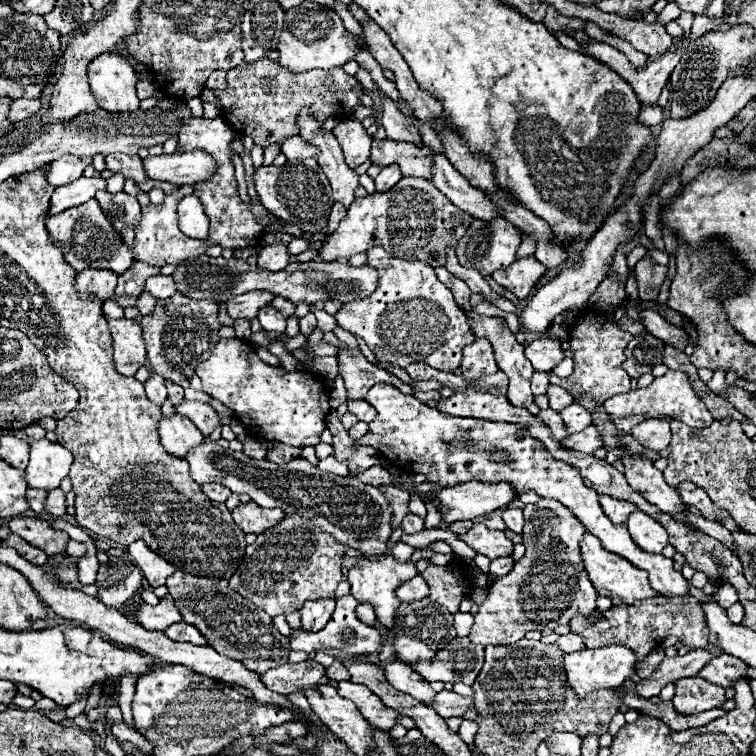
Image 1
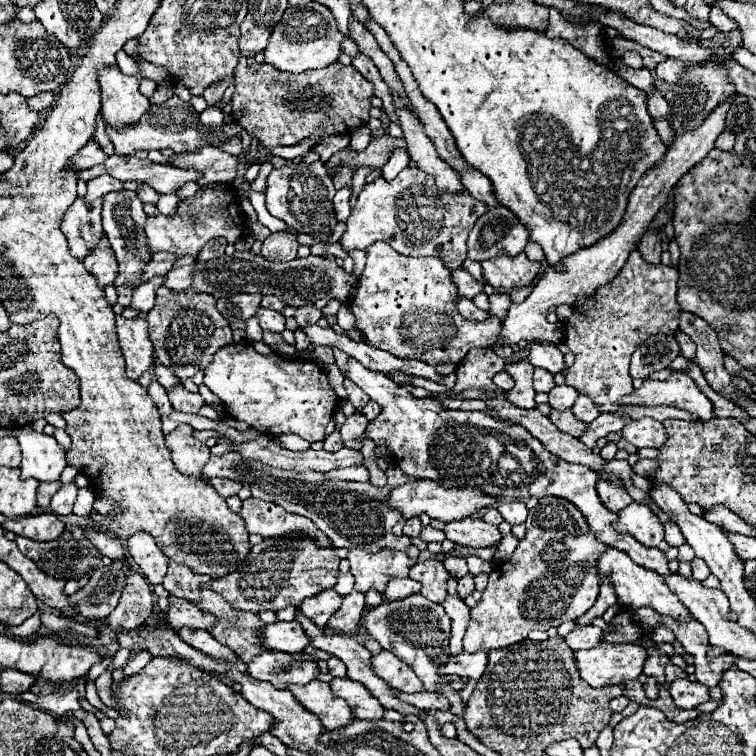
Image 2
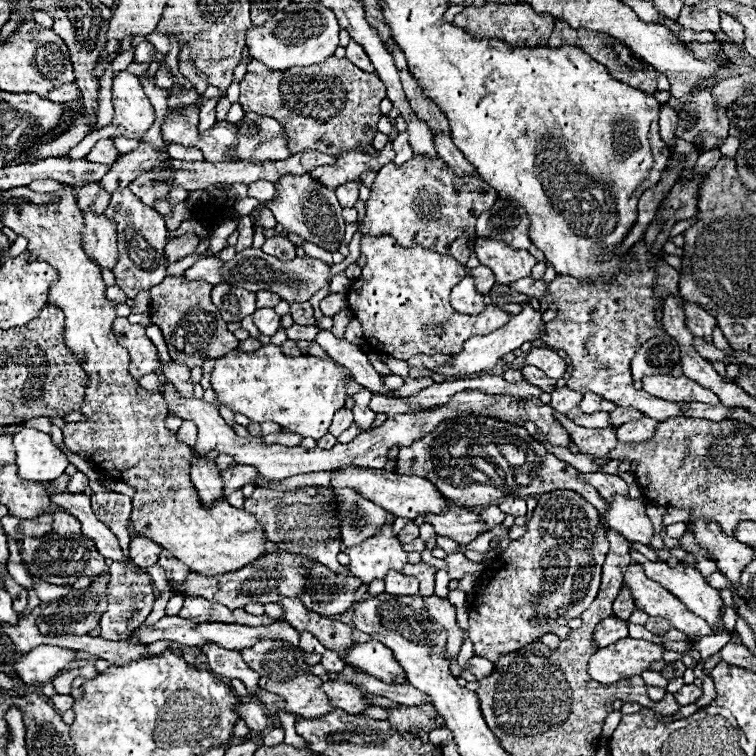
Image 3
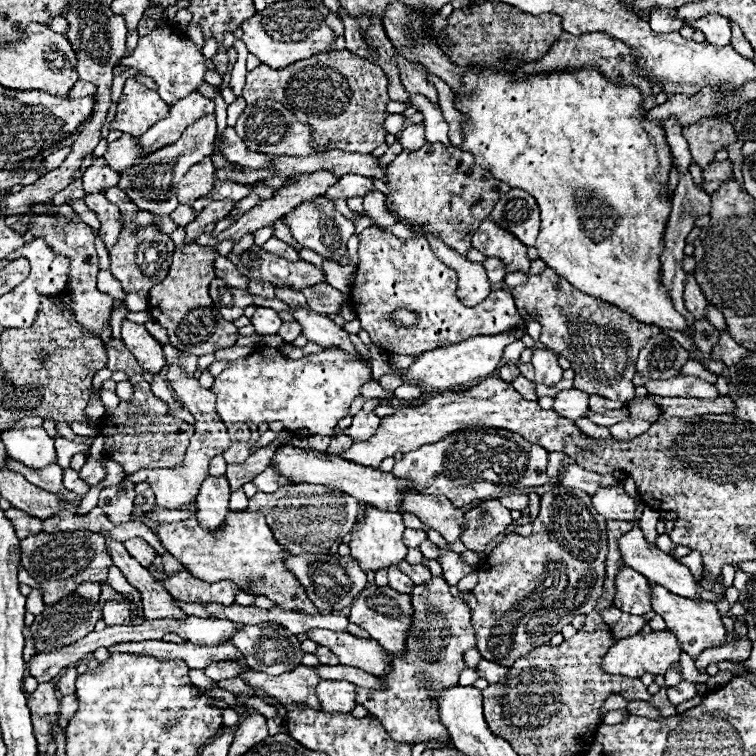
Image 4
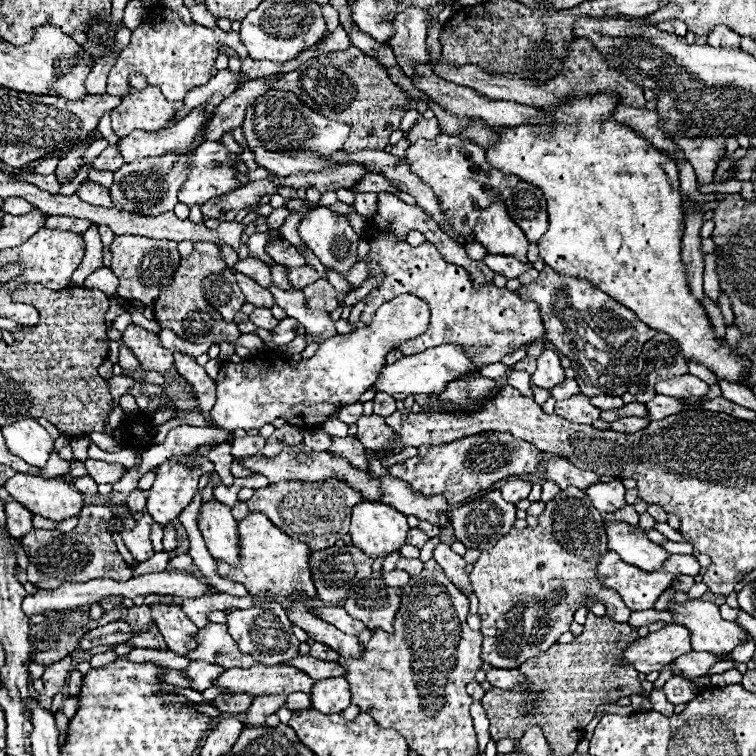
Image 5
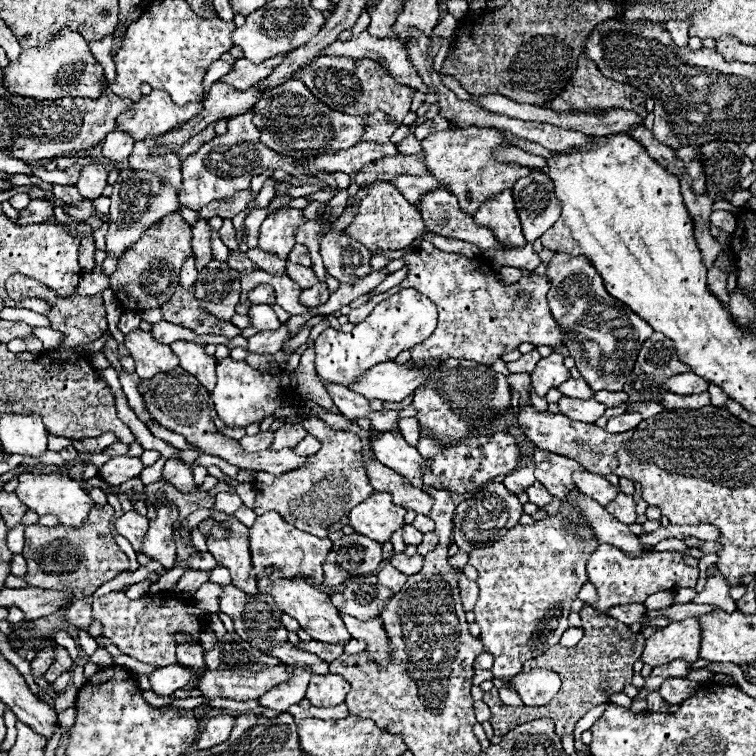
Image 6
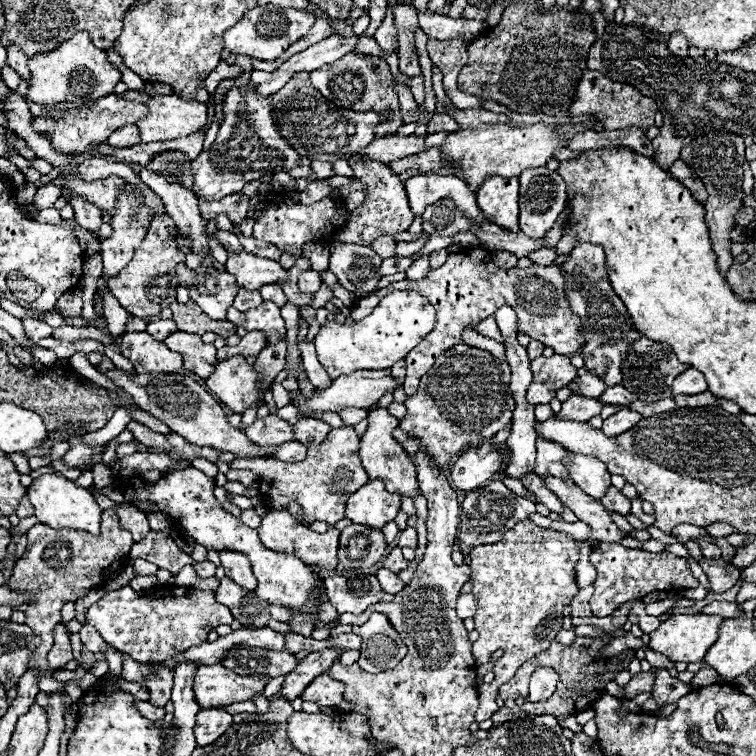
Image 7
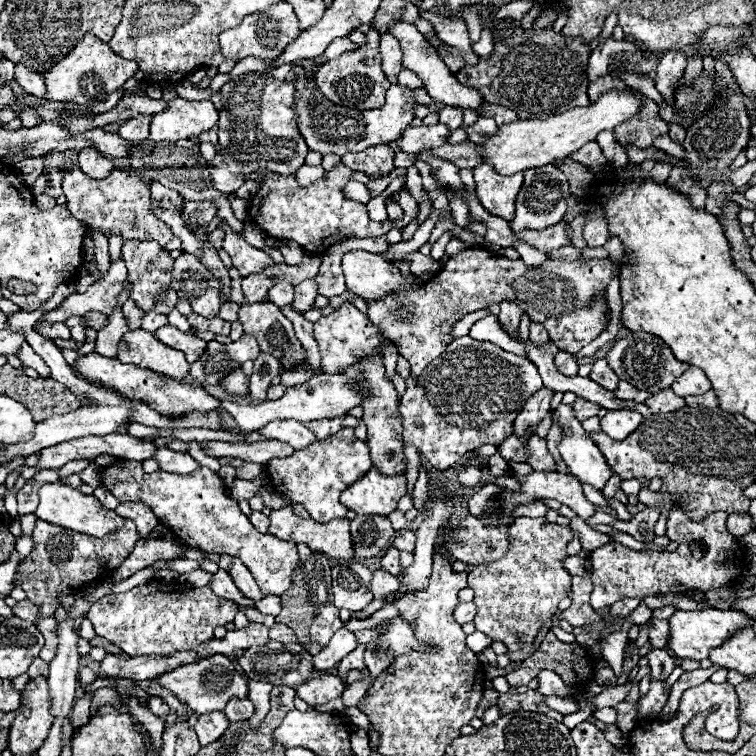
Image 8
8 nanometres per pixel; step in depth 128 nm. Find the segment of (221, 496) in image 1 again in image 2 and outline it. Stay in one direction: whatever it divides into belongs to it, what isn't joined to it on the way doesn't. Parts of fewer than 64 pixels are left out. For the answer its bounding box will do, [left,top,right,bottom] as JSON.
[208,478,242,498]

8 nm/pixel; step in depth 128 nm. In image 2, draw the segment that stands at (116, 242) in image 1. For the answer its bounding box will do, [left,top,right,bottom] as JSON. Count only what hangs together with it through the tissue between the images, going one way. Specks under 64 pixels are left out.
[60,198,104,260]

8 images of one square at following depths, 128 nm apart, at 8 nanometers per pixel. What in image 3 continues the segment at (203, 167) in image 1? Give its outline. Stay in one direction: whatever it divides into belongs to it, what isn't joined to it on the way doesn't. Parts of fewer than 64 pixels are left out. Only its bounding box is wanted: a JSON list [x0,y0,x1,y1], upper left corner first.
[234,112,290,160]

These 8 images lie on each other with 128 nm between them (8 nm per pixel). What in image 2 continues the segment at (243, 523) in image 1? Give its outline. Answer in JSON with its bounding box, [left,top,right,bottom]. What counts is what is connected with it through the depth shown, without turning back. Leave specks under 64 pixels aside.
[240,498,332,546]

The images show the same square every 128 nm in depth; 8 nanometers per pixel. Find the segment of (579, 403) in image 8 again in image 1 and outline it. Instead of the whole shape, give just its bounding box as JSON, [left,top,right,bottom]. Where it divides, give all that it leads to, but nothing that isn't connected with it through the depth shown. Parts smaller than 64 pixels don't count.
[546,384,574,412]

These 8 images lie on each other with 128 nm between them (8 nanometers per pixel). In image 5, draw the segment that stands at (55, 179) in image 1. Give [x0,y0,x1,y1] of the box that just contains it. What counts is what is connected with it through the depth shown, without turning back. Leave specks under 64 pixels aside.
[118,106,208,164]

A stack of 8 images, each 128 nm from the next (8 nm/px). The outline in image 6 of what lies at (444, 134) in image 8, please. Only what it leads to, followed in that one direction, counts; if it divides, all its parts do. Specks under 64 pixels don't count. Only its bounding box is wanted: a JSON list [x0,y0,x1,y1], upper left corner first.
[304,142,398,197]

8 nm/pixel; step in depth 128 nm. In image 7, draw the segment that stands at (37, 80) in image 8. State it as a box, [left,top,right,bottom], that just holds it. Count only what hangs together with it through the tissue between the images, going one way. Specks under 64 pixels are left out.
[8,46,32,82]

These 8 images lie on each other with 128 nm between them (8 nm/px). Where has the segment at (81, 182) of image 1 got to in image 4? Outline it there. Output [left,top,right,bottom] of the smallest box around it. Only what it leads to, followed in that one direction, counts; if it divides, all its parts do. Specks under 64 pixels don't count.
[138,90,214,154]

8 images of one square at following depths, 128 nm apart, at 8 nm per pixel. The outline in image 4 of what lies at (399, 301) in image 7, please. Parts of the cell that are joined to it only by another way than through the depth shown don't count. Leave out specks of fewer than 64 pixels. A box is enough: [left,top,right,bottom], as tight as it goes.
[212,308,420,436]

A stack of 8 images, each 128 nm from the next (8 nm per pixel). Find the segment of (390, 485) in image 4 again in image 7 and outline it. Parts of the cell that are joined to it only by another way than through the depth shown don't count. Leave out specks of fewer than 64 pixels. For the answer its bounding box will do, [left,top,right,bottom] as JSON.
[106,368,274,458]

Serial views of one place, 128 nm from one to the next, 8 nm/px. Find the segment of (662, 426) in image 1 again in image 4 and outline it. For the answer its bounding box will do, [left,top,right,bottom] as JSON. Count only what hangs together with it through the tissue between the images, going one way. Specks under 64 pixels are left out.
[610,418,652,440]

